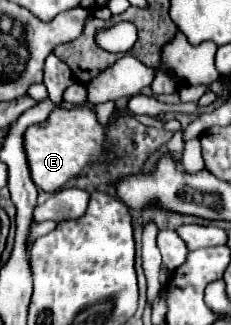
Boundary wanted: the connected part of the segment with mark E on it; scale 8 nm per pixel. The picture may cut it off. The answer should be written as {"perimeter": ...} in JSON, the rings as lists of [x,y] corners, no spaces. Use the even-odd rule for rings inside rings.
{"perimeter":[[[88,106],[78,108],[54,108],[50,116],[34,124],[24,134],[24,148],[30,164],[30,174],[36,186],[46,192],[60,190],[68,180],[78,178],[84,168],[92,164],[112,164],[116,154],[108,150],[108,136],[104,134],[104,126],[96,118],[96,110]]]}

